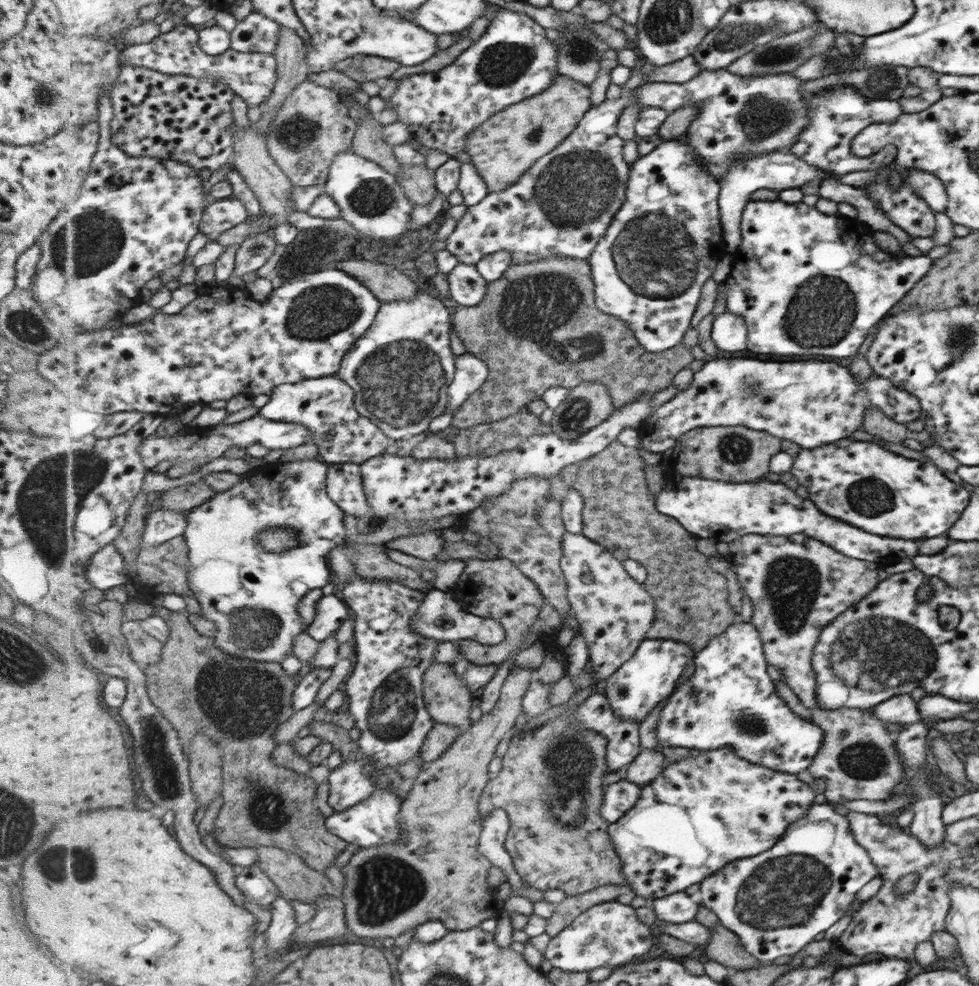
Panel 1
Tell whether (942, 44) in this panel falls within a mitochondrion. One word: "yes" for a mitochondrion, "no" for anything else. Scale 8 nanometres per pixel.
no

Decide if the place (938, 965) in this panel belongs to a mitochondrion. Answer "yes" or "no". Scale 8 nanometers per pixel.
no

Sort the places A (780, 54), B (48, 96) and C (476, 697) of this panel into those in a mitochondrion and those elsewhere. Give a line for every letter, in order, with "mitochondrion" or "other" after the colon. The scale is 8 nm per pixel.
A: mitochondrion
B: mitochondrion
C: other

